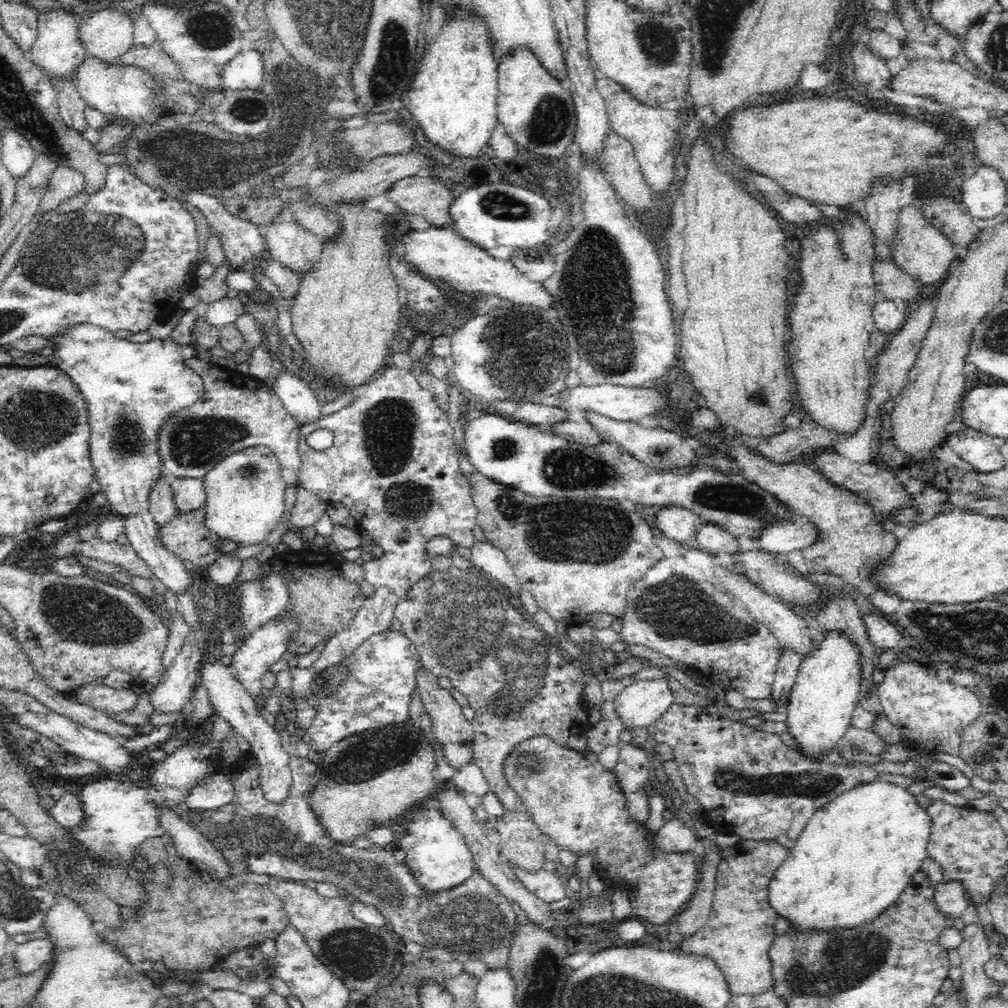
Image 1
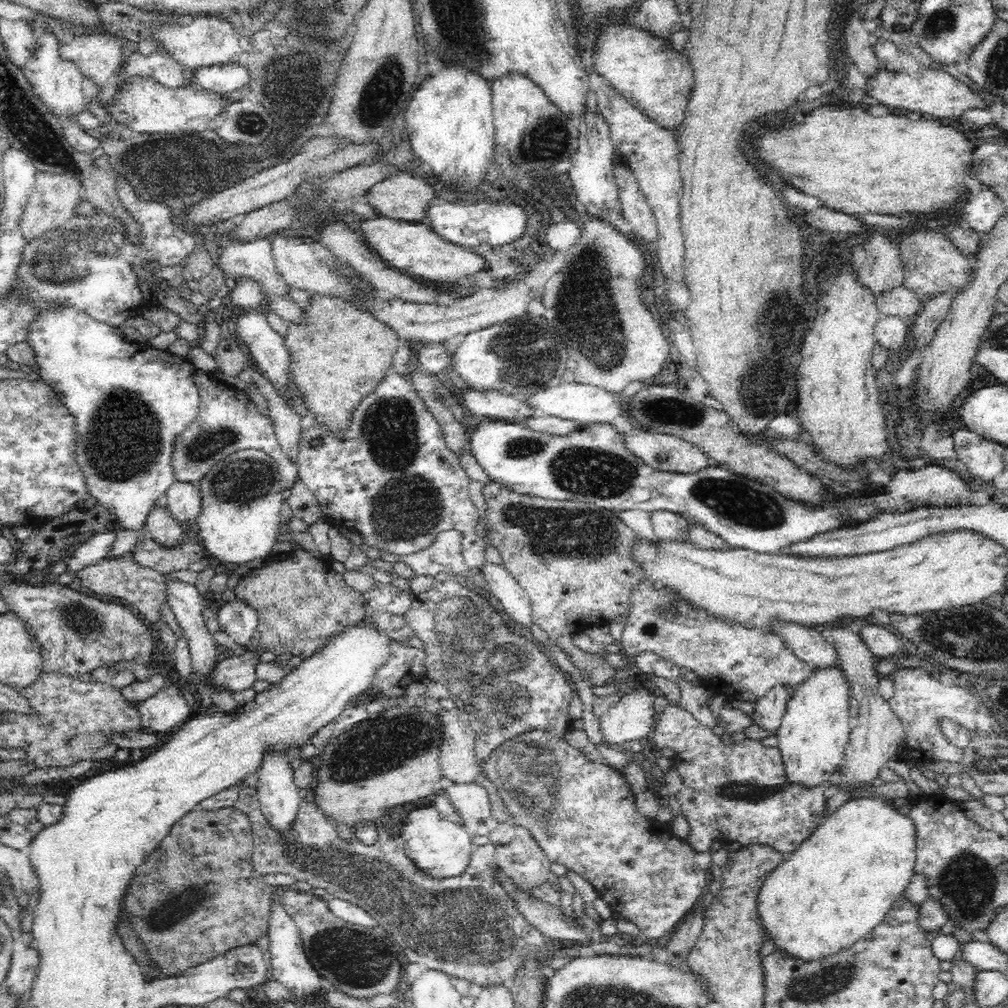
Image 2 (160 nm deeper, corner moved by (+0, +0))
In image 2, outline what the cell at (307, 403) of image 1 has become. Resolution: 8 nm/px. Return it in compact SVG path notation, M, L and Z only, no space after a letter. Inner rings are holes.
M256 309L244 312L236 322L236 332L239 340L246 344L254 358L252 364L260 367L262 374L271 380L275 392L283 400L283 403L288 408L296 407L298 394L293 390L292 373L290 373L290 352L286 347L286 343L284 343L285 337L278 334L268 323L267 314L260 313Z

